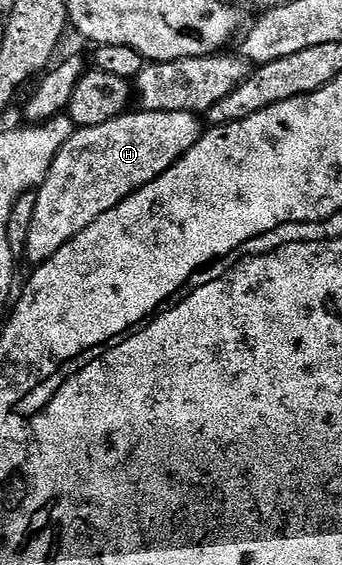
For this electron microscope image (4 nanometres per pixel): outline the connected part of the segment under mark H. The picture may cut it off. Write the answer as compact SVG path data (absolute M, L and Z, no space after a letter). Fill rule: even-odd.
M142 108L136 111L136 114L128 112L105 124L76 129L61 152L57 152L37 191L37 212L33 228L29 228L26 261L38 264L50 260L67 242L89 228L97 216L117 208L117 204L124 202L133 192L157 180L157 176L165 173L174 162L181 160L181 156L185 156L185 152L189 152L189 148L193 148L193 144L197 144L201 133L200 115L189 112L153 112Z

